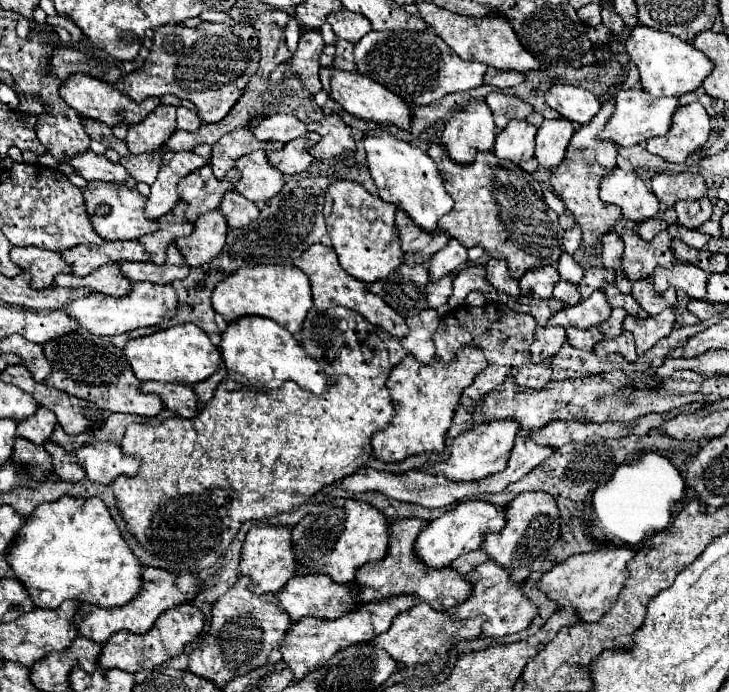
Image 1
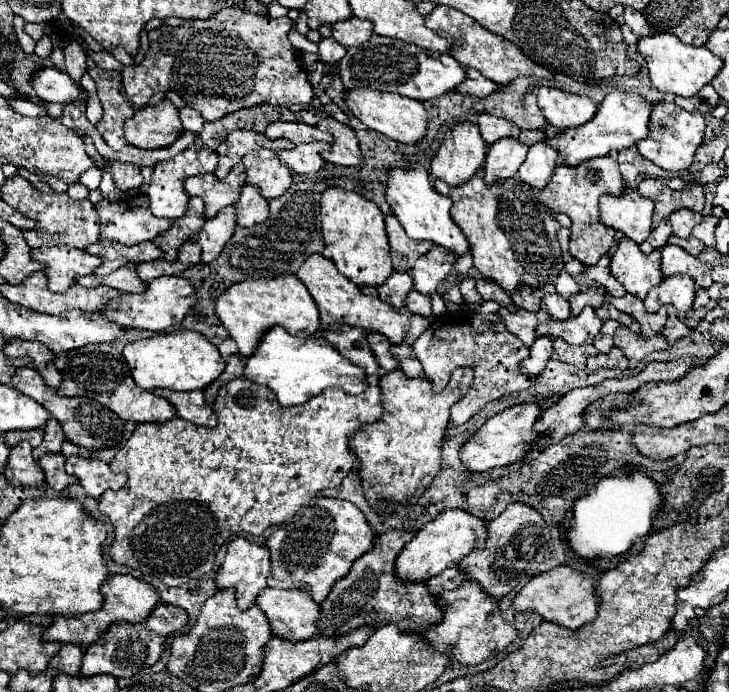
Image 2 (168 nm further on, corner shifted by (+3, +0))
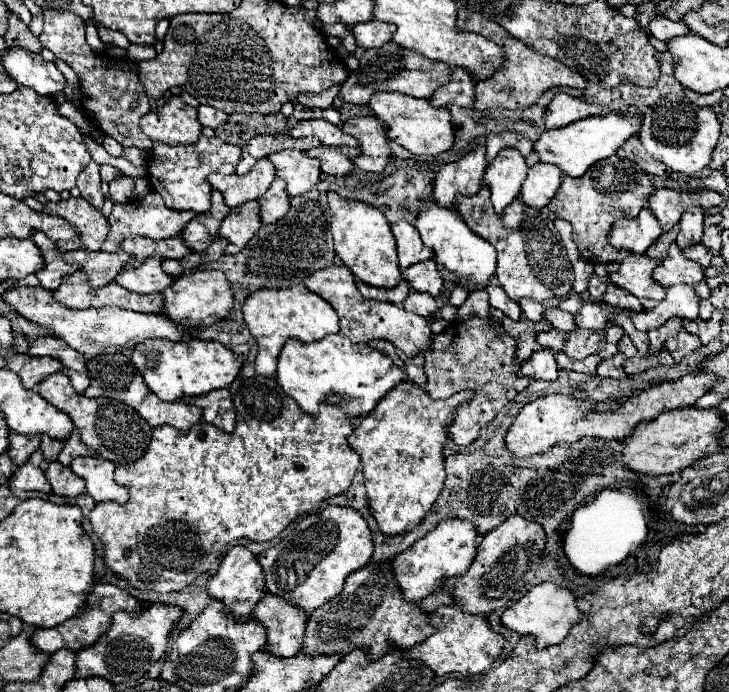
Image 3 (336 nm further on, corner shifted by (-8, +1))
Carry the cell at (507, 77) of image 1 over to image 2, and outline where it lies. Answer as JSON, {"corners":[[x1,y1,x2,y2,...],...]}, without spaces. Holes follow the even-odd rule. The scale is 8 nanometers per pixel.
{"corners":[[466,69,466,79,456,87,456,91,460,93,468,93,468,95,476,95,476,97,484,97,488,93,494,93,498,89,498,85,494,85,490,79,486,79,484,75,480,75,474,69]]}

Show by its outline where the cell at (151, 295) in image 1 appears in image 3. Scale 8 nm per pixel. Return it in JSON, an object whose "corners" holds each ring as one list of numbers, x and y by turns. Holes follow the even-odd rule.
{"corners":[[197,270,197,272,183,274,163,292,163,296,165,296,165,304,167,304,163,314,167,314,167,318,171,318,175,322,183,322,183,326,191,326,191,328,211,326,211,324,227,318,233,308,231,282,227,280,227,276,221,270]]}

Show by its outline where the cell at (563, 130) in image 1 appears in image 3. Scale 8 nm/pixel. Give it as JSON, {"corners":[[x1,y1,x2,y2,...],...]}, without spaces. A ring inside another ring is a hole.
{"corners":[[537,164,527,172,527,180,521,186,519,198,529,208,541,210,553,200,559,184,561,184,559,168,555,168,553,164]]}

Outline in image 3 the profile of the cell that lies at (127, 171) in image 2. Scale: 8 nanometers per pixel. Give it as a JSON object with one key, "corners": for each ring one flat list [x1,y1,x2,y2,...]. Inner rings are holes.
{"corners":[[125,176,125,178,109,182,109,194,107,196,109,196,109,200,113,204,123,204,123,202,127,202,127,200,133,198,133,188,135,188,133,178]]}

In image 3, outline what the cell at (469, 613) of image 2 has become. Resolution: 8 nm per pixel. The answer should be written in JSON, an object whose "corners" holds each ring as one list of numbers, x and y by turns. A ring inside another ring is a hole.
{"corners":[[457,604,441,606,429,616,429,624,435,626,435,634,427,640,403,652,405,660,419,660,433,670,435,676,447,674,461,674,461,676,475,676,487,672,501,656,501,648,505,644,503,636,495,634,485,616,471,616,459,610]]}

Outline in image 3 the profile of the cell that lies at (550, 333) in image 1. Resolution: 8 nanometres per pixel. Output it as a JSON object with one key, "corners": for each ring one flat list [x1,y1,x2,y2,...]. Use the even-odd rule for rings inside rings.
{"corners":[[543,350,533,352,531,358,519,370,519,376,529,376,535,380,557,380,559,368,555,362,555,354]]}

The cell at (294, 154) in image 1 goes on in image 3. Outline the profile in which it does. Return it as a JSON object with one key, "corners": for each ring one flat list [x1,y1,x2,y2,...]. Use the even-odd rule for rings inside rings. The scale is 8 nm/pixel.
{"corners":[[317,146,313,150,307,152,309,156,315,156,321,160,323,164,323,172,325,174,333,174,333,176,345,176,353,170,353,162,349,156,345,156,345,152,341,148,335,146]]}

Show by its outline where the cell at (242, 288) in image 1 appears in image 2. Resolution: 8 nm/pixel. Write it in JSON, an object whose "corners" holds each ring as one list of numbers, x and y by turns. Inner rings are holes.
{"corners":[[278,275,270,279,246,279,228,287,216,301,216,315,228,329,230,337,238,343,240,355,250,355,256,349,262,333,272,325,284,327,288,333,314,335,320,327,318,309,308,289,296,275]]}

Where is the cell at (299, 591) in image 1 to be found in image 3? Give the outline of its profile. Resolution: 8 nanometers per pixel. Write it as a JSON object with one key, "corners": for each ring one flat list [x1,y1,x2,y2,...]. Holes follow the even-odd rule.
{"corners":[[265,594,263,600,259,600,259,604,253,608,251,618,257,620,259,624,263,624,265,632,267,632,267,652,273,656,281,656,281,658,289,658,299,654,299,644,303,644,303,628,307,624,307,612,285,604,285,600,279,600,279,596,271,596]]}

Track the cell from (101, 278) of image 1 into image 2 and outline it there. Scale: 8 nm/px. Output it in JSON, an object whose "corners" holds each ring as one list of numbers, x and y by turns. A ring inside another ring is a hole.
{"corners":[[120,267,108,275,84,275,84,277,76,277,74,285,82,285,82,287,98,287,98,285,108,285,112,289,124,291,124,293,142,293,144,291,144,283,140,279,136,279,136,267]]}

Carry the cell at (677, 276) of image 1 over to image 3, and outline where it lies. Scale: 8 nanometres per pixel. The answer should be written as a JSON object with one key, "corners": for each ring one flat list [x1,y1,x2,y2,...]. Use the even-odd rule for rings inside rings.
{"corners":[[675,284,667,288,667,294,663,302,659,302,655,308,641,312,633,318,633,324,641,332,649,332,665,324,669,318,687,318,687,320,697,320,697,310,699,310,699,298,693,292,691,286,687,284]]}

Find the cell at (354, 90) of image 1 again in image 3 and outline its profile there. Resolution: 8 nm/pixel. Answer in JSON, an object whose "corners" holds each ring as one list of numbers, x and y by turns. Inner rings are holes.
{"corners":[[377,92,371,98,369,108,373,114,389,126,389,138,413,154,437,156,453,146,455,132,449,108,433,108,429,100,411,100,411,96,399,96,397,92]]}

